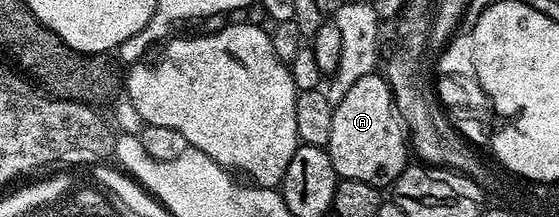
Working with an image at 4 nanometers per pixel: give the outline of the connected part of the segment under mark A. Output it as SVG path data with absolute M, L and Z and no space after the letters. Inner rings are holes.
M379 72L358 79L358 83L354 83L350 91L346 91L344 98L335 102L332 114L334 123L330 127L330 139L326 148L334 163L337 178L362 180L377 187L391 186L410 163L410 149L406 144L404 123L400 119L400 114L396 112L396 101L392 98L392 89L388 86L387 80Z

